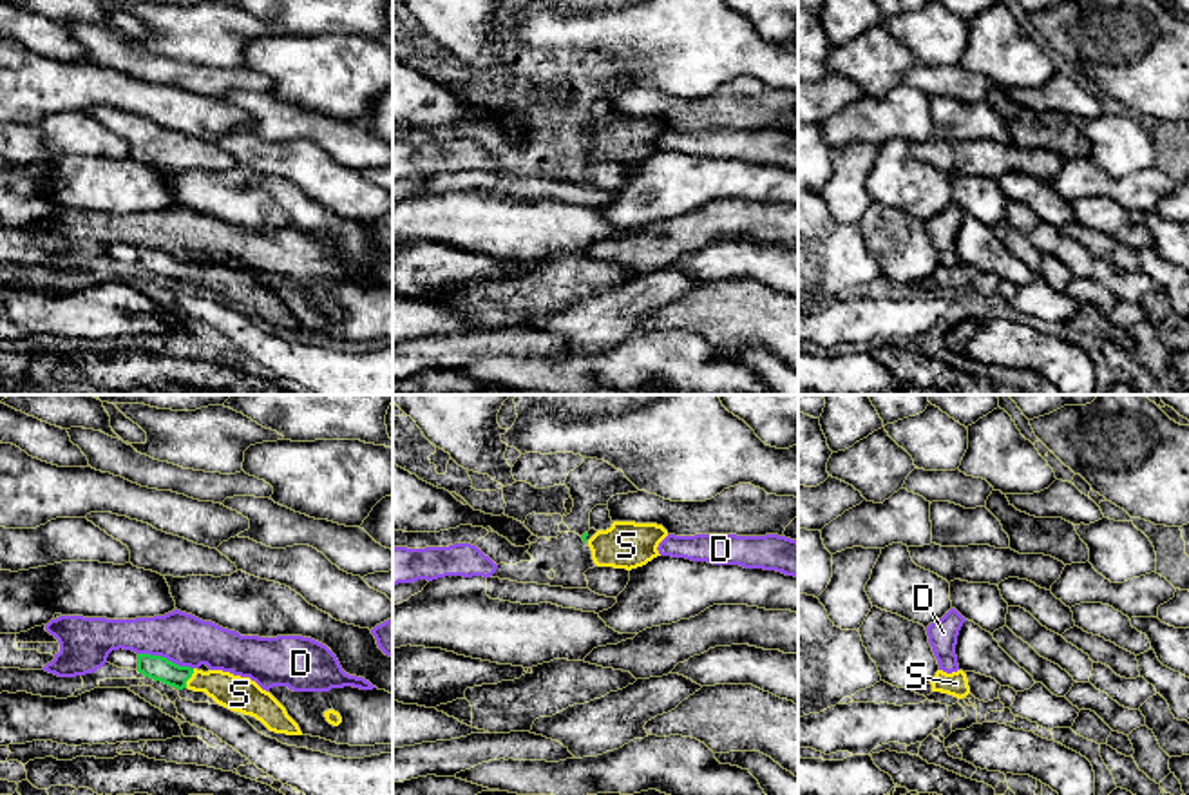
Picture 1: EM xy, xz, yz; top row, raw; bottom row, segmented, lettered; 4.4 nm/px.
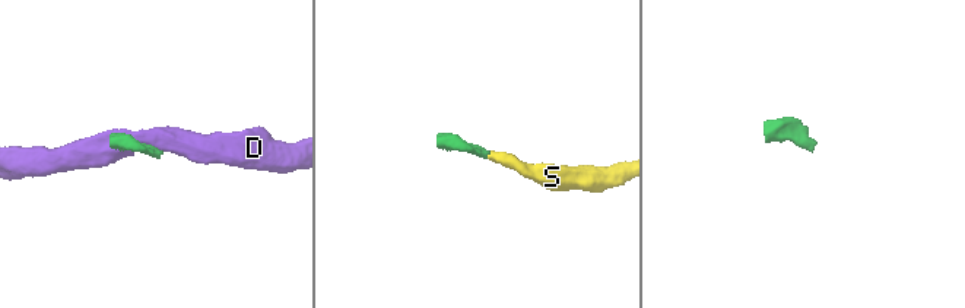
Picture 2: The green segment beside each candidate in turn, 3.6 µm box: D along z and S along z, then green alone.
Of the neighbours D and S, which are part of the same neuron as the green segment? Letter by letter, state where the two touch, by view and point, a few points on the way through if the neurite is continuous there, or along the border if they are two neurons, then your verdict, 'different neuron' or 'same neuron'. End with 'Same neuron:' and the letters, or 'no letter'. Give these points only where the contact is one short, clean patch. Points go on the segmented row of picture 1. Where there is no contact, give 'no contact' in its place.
D: meets green in xy at (165, 658); different neuron
S: meets green in xy at (190, 676); runs through xy (160, 669), (174, 676), (190, 676), (239, 694); same neuron
Same neuron: S

